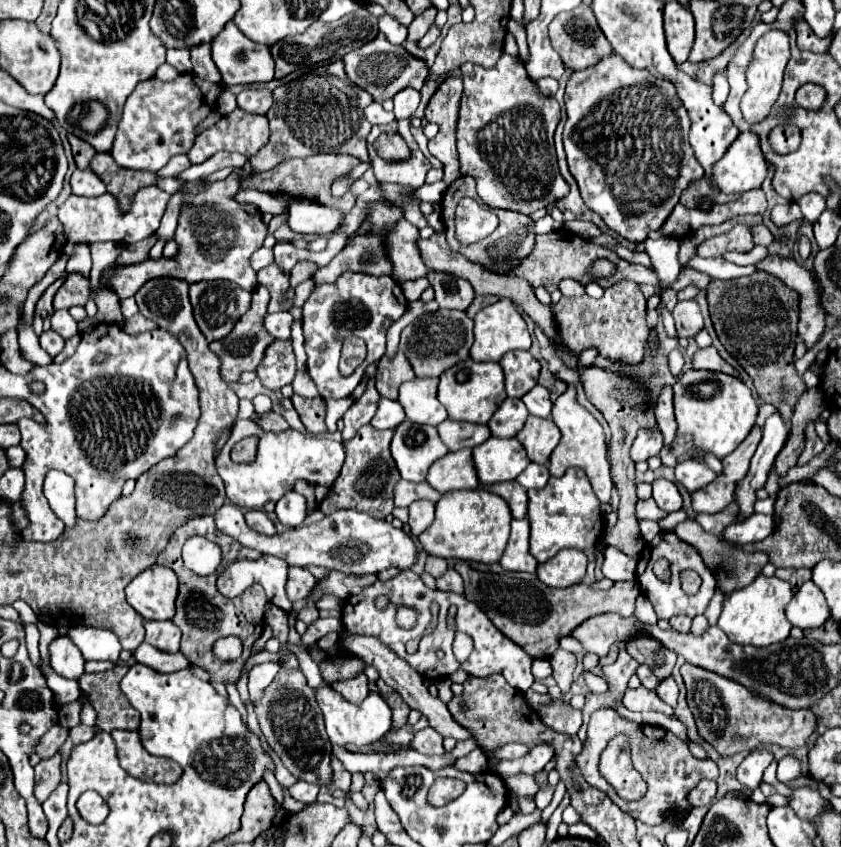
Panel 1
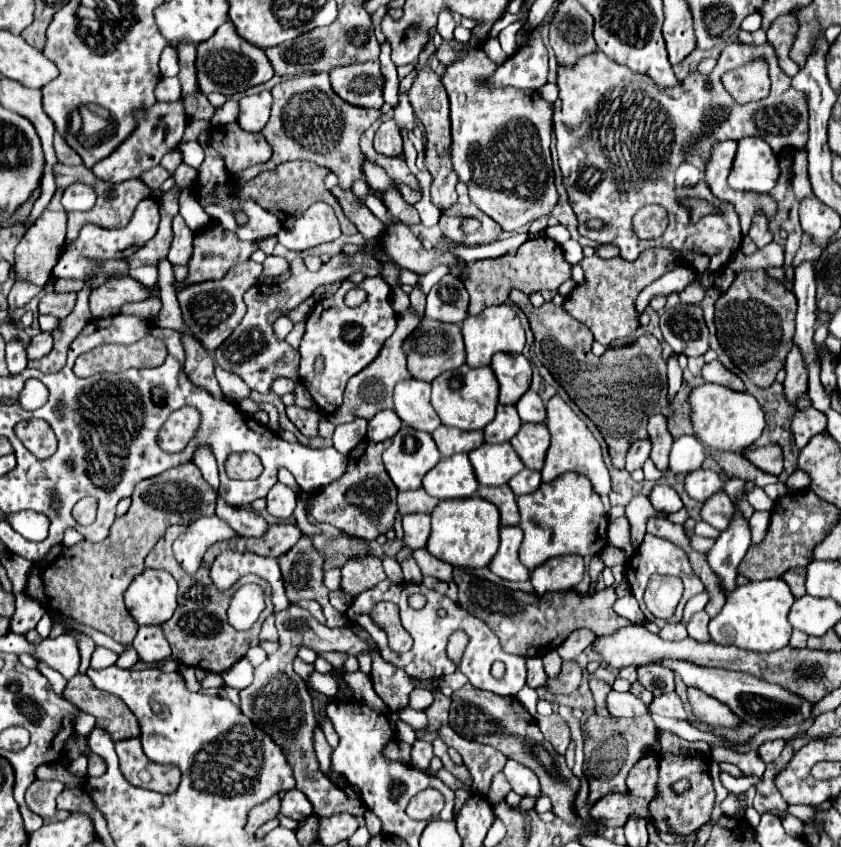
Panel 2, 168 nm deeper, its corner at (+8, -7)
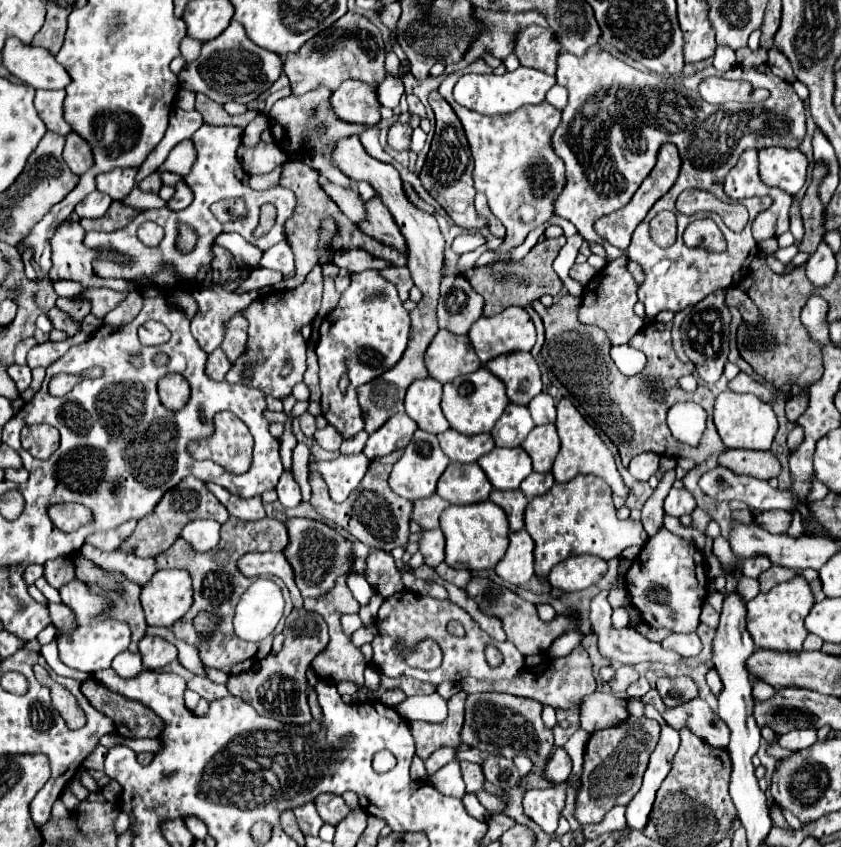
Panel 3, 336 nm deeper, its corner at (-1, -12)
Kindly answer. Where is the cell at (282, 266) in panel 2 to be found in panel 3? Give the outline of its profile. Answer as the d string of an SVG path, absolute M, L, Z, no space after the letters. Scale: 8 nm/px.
M198 286L194 290L194 300L198 302L198 312L192 318L192 334L204 352L216 350L226 334L226 322L240 310L244 310L258 292L234 294L226 292L222 286Z

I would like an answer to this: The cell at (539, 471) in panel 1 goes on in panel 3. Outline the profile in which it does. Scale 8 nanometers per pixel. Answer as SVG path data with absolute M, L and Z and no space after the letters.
M534 472L530 474L530 478L526 478L526 482L522 482L520 490L526 494L526 498L534 498L540 494L546 494L554 484L552 472Z

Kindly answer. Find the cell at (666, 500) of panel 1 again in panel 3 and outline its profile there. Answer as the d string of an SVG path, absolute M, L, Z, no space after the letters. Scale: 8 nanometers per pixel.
M672 488L670 494L664 500L664 510L668 514L676 516L676 518L680 518L684 514L692 514L694 508L696 508L696 500L694 500L694 496L686 488L682 488L682 490Z

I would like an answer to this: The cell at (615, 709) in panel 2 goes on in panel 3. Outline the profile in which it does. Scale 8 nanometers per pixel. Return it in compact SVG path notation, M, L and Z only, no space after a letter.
M594 692L580 702L580 726L586 732L616 726L626 718L626 700L616 698L612 692Z

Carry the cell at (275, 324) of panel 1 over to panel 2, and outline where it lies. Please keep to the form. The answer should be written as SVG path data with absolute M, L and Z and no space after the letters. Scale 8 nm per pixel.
M279 317L279 319L275 321L273 329L275 329L275 337L277 337L277 339L285 339L285 337L289 335L289 331L293 329L293 321L287 319L287 317Z

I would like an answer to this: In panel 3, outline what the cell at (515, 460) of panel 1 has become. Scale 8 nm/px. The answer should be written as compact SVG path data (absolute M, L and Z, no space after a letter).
M494 448L478 460L496 490L516 490L532 472L532 460L524 448Z

